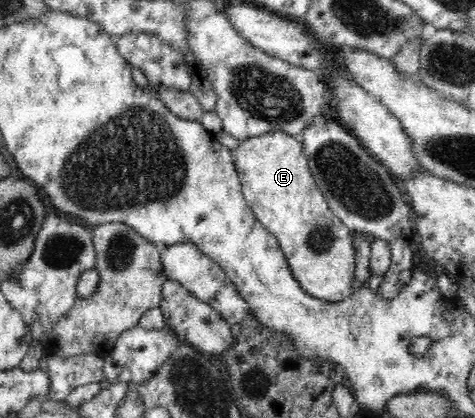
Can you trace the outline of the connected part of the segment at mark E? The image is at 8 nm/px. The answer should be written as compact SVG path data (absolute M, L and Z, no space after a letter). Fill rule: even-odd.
M270 128L238 140L233 156L248 205L265 230L278 238L293 275L305 292L329 302L340 302L351 297L355 291L357 266L350 230L330 211L325 197L318 189L303 152L303 143L295 135L280 128Z

